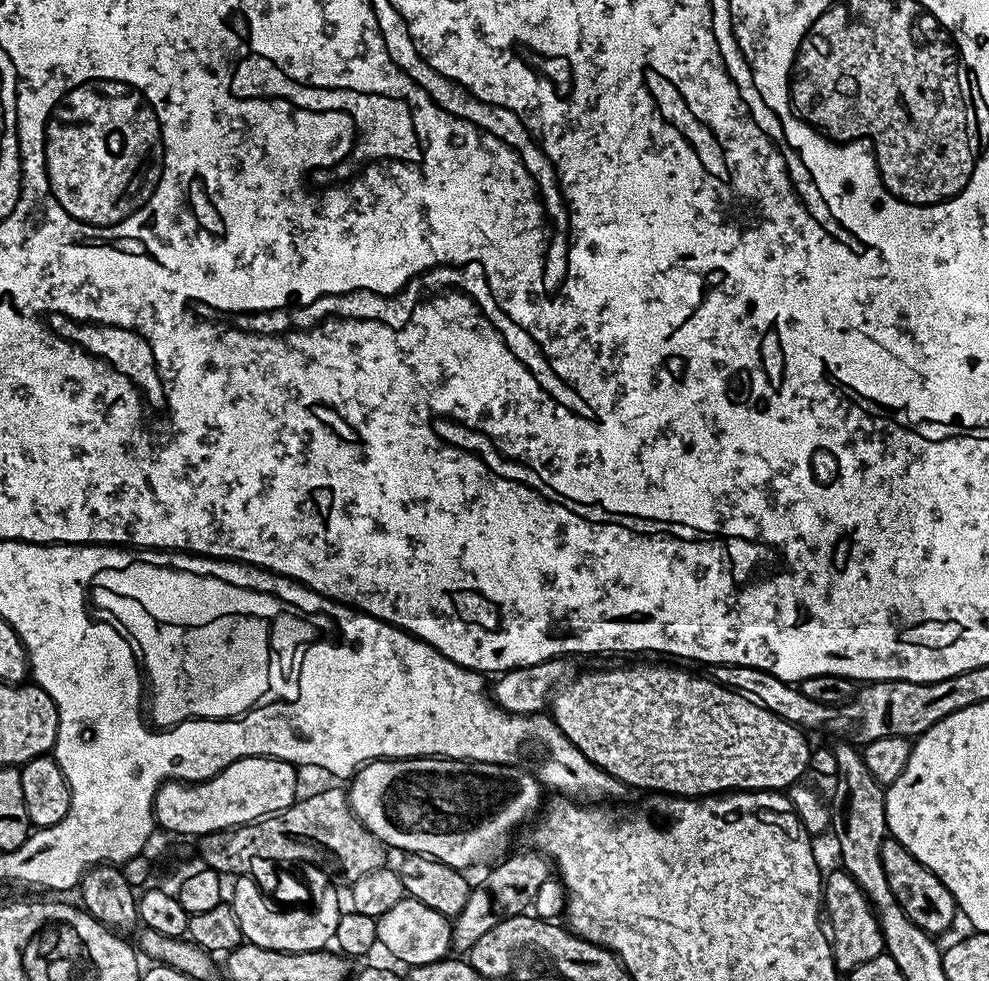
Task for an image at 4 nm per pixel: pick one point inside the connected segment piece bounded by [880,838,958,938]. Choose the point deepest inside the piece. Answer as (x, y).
(924, 900)

